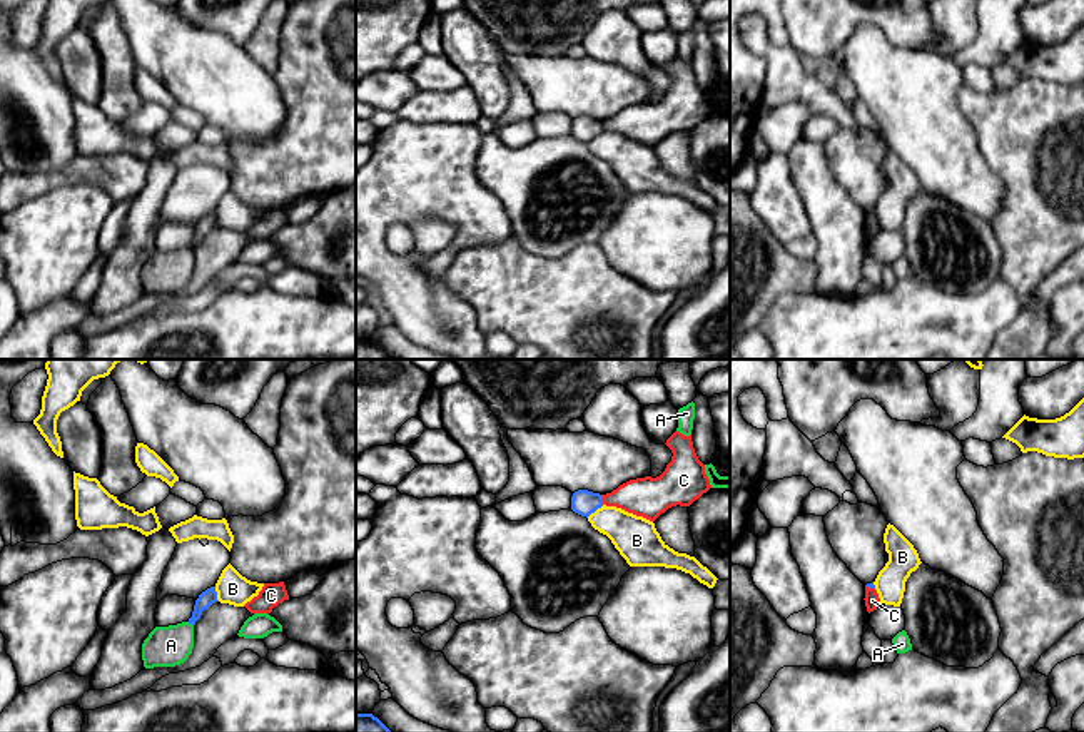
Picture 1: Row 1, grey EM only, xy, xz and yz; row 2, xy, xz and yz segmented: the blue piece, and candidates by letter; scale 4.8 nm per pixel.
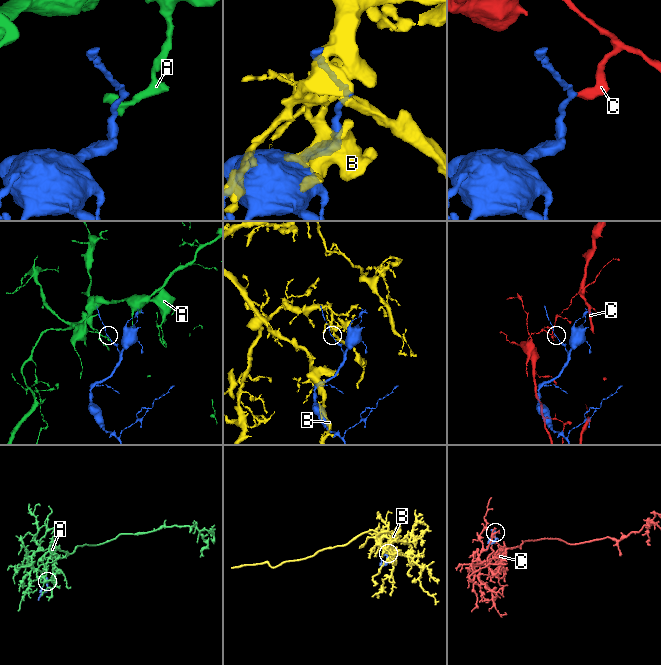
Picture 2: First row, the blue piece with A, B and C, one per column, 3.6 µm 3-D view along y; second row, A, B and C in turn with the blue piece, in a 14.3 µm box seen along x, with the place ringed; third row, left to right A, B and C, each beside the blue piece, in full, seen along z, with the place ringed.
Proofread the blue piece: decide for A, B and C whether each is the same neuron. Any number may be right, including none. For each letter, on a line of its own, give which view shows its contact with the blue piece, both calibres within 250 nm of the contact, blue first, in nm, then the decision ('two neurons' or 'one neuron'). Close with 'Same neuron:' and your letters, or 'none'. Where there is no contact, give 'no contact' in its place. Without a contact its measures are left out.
A: meets blue in xy; 80 nm thick on the blue side, 190 nm on the other; two neurons
B: meets blue in xz; 120 nm thick on the blue side, 200 nm on the other; two neurons
C: meets blue in xz; 120 nm thick on the blue side, 190 nm on the other; two neurons
Same neuron: none

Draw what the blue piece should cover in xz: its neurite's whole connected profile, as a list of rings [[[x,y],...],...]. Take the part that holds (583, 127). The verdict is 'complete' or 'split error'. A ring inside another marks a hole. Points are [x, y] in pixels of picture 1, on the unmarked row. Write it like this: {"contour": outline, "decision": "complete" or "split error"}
{"contour": [[[578,115],[571,122],[571,135],[581,142],[590,142],[603,132],[603,120],[588,115]]], "decision": "complete"}

